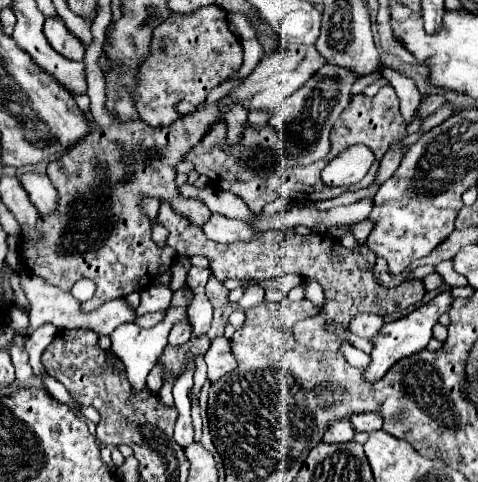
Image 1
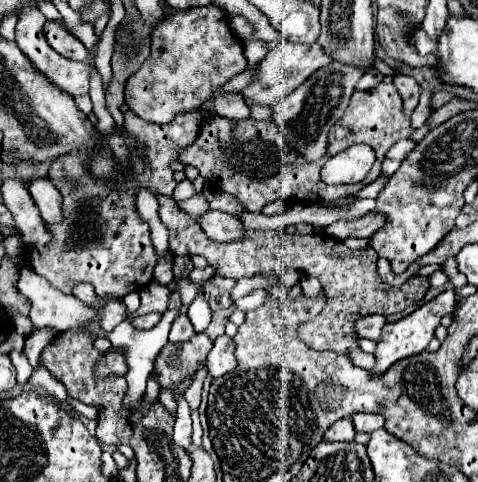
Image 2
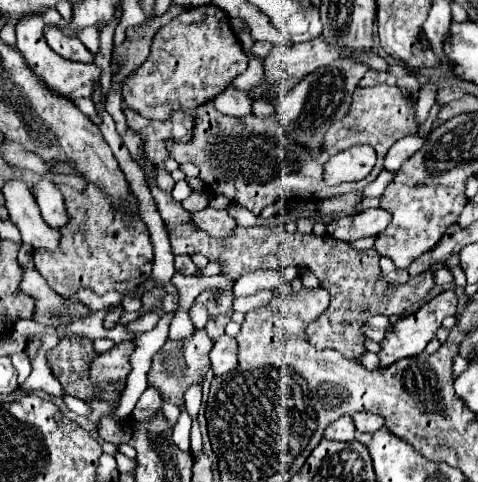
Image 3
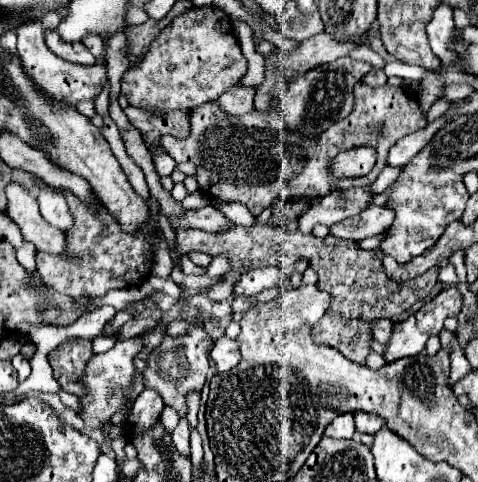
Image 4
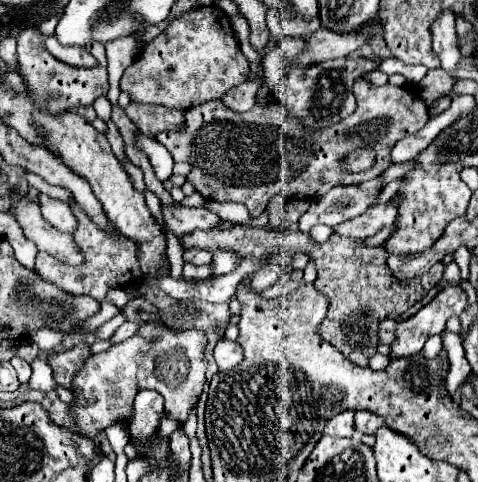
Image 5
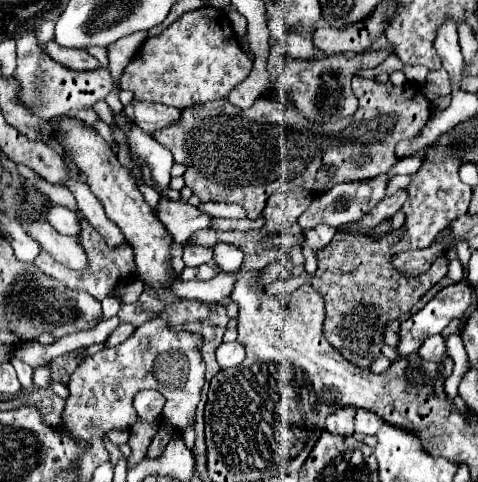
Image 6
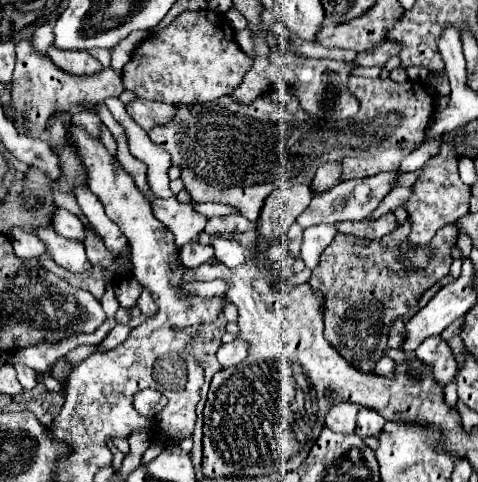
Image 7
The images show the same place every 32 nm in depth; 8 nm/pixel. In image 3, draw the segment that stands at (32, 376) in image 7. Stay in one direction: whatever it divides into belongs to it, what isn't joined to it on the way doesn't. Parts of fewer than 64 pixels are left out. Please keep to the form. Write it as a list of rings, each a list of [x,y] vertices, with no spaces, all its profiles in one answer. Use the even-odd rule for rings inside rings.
[[[18,352],[18,354],[12,354],[10,356],[12,358],[12,364],[14,364],[14,368],[16,368],[16,372],[18,372],[18,382],[22,384],[26,378],[28,378],[28,372],[30,372],[30,366],[28,366],[28,356],[24,354],[24,352]]]

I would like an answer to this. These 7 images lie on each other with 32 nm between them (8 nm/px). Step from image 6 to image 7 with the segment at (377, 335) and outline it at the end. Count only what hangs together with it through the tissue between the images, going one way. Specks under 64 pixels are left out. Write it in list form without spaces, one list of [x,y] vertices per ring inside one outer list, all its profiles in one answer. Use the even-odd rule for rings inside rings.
[[[406,220],[400,228],[396,228],[396,232],[392,232],[390,236],[384,236],[384,240],[358,240],[356,236],[336,234],[330,246],[320,254],[318,268],[312,272],[312,288],[324,294],[324,306],[326,306],[324,336],[342,354],[342,358],[346,358],[354,368],[360,368],[362,372],[372,372],[376,360],[384,356],[388,328],[392,326],[392,322],[402,318],[406,312],[410,312],[410,308],[418,304],[420,296],[450,272],[450,264],[452,264],[450,252],[456,246],[456,234],[458,234],[452,224],[438,230],[438,234],[428,244],[428,248],[434,250],[434,256],[428,268],[416,270],[416,272],[406,270],[404,266],[398,264],[398,258],[406,252],[406,246],[402,244],[406,244],[408,232],[410,232],[410,222]]]

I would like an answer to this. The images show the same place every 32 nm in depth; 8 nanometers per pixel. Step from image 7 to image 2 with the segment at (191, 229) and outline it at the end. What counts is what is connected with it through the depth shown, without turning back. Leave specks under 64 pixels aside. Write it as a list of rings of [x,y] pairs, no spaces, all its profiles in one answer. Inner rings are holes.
[[[218,210],[206,212],[200,220],[200,226],[208,234],[208,238],[212,238],[216,242],[228,242],[228,240],[244,238],[244,232],[246,232],[240,218],[228,216],[228,214],[218,212]]]

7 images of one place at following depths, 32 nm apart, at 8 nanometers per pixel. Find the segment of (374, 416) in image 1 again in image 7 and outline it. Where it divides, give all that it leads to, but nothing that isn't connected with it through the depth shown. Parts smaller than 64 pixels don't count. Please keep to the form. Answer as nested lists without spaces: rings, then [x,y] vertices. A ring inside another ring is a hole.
[[[360,408],[358,418],[356,418],[356,434],[366,438],[366,436],[378,436],[380,428],[384,426],[384,418],[380,414],[370,412],[370,408]]]

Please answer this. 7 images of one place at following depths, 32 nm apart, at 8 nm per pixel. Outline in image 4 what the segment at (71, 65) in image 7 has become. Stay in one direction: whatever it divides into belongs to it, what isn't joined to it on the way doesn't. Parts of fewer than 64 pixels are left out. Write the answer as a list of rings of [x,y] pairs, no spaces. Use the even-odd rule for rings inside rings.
[[[46,30],[46,44],[48,48],[74,64],[96,64],[96,58],[88,52],[88,48],[84,44],[64,44],[64,40],[60,40],[60,34],[56,30]]]

